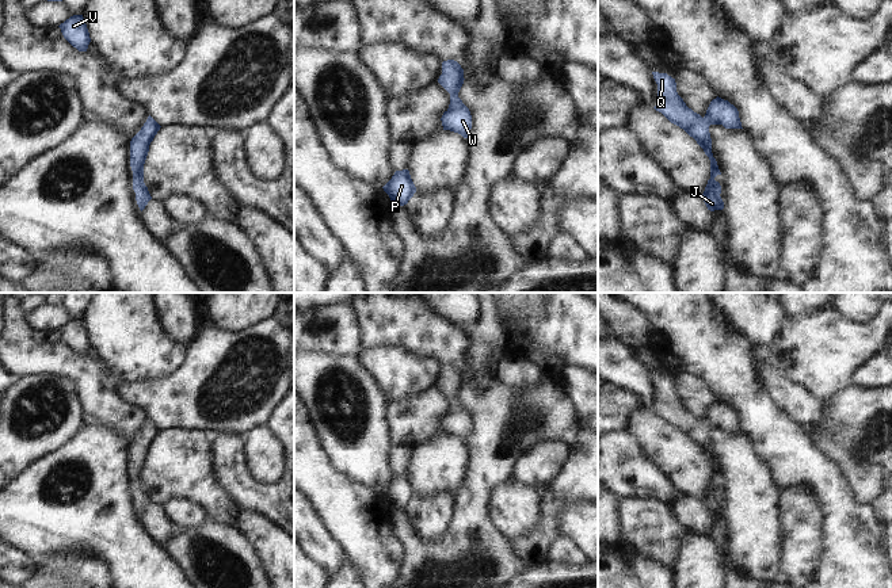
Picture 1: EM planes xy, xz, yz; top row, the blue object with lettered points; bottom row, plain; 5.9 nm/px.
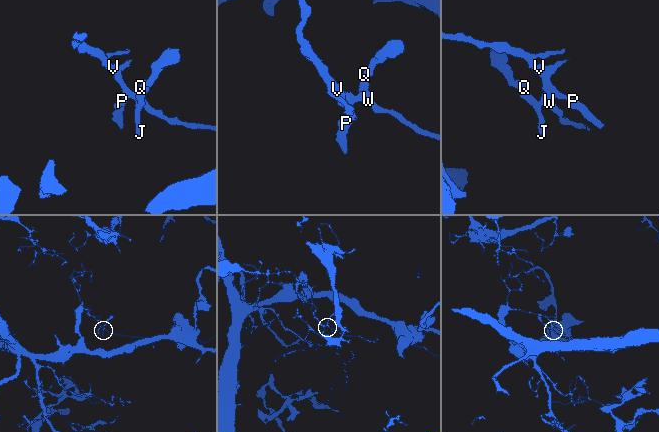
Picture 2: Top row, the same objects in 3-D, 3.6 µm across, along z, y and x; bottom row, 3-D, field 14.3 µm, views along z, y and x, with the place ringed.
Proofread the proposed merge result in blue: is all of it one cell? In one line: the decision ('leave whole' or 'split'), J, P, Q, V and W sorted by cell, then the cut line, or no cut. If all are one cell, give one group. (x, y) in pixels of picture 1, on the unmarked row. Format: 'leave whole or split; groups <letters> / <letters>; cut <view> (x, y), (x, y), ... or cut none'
leave whole; groups J P Q V W; cut none

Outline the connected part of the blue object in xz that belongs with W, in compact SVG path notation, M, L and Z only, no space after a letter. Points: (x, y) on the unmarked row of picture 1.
M447 363L442 366L442 378L438 386L450 397L449 412L441 421L443 434L450 434L468 442L472 432L472 419L469 412L458 401L464 383L464 373L457 364Z

